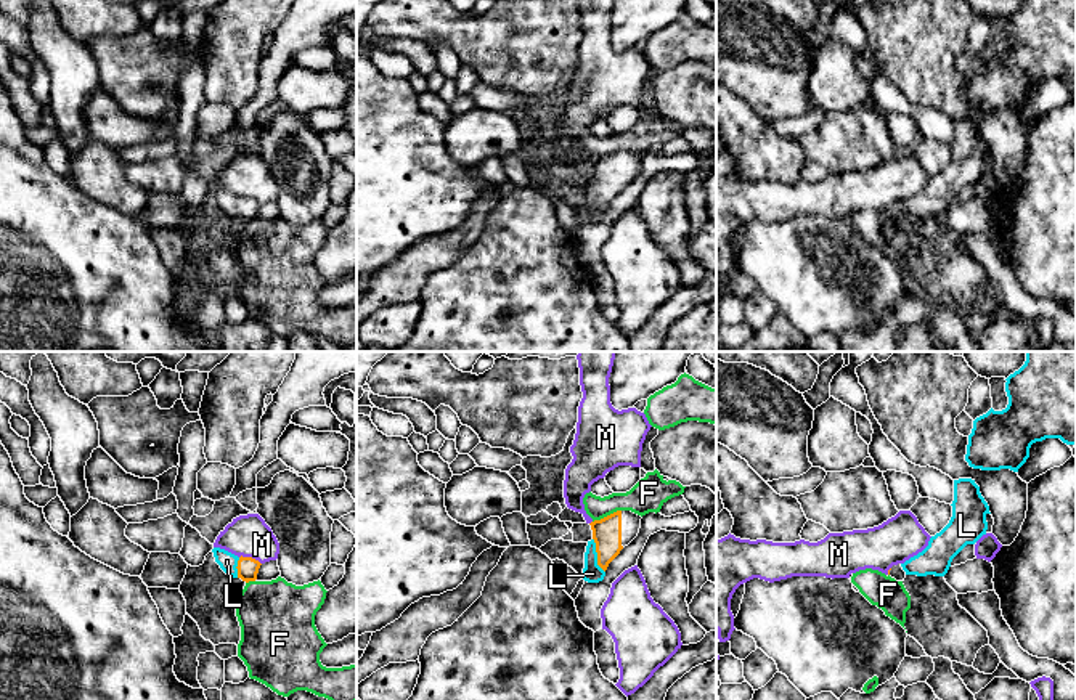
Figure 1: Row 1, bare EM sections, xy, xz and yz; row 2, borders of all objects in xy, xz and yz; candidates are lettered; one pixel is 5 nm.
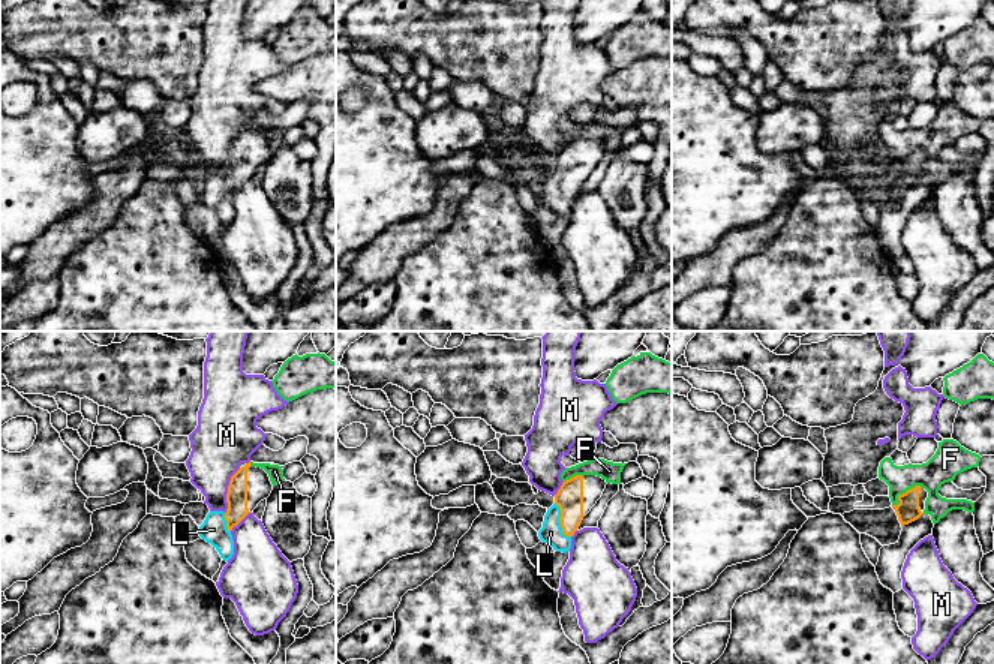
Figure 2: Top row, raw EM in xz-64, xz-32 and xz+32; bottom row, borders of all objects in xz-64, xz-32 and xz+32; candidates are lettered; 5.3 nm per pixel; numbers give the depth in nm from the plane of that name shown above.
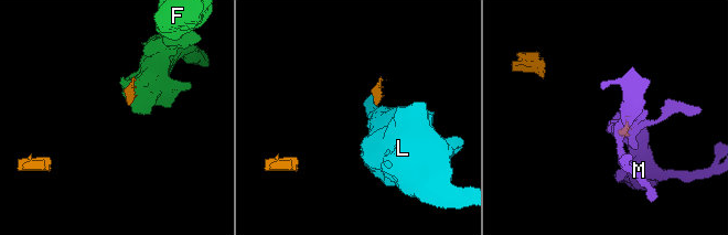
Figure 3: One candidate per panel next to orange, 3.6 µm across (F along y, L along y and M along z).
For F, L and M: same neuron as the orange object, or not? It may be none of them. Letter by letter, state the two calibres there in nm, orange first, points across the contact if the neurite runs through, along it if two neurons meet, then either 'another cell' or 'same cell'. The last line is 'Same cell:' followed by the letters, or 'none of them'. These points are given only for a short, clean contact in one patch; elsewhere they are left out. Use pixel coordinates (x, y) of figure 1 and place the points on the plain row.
F: 140 nm thick on the orange side, 170 nm on the other; border along xz (620, 150), (593, 162); another cell
L: 140 nm thick on the orange side, 100 nm on the other; runs through xz (607, 172), (606, 185), (598, 196), (593, 214); same cell
M: 110 nm thick on the orange side, 200 nm on the other; another cell
Same cell: L

